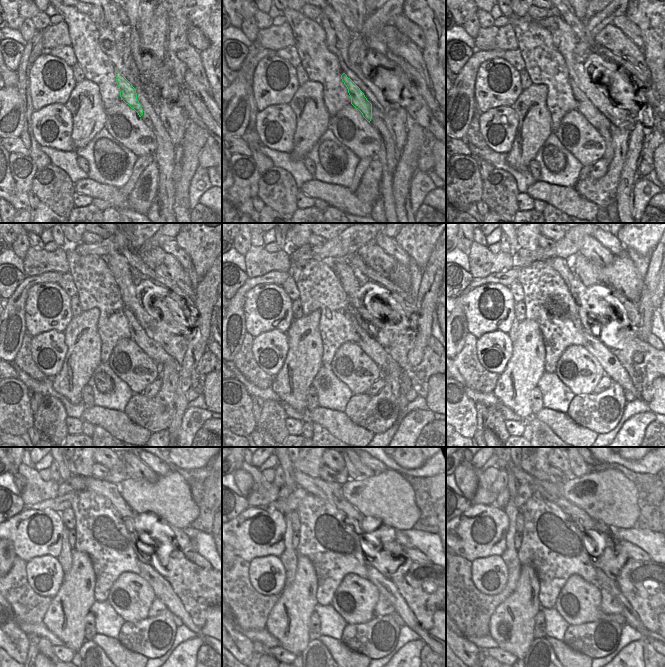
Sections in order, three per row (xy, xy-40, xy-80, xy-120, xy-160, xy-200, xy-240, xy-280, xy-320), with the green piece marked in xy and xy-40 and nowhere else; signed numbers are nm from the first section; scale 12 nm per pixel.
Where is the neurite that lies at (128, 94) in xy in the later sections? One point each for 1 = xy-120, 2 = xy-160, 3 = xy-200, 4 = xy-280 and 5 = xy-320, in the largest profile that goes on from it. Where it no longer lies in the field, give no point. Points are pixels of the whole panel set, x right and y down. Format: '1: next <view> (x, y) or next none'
1: next xy-120 (153, 349)
2: next xy-160 (367, 343)
3: next xy-200 (612, 367)
4: next xy-280 (385, 586)
5: next xy-320 (604, 582)

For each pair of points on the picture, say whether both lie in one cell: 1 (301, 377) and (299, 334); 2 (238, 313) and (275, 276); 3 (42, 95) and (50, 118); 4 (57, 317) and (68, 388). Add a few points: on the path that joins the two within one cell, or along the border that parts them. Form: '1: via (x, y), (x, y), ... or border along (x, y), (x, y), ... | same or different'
1: via (301, 366), (301, 345) | same
2: via (238, 300), (240, 294), (252, 282), (262, 280) | same
3: border along (64, 104), (47, 104), (34, 111) | different
4: border along (72, 316), (62, 331) | different

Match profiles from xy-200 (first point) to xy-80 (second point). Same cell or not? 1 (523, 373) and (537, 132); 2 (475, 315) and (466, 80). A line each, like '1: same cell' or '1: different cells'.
1: same cell
2: different cells

